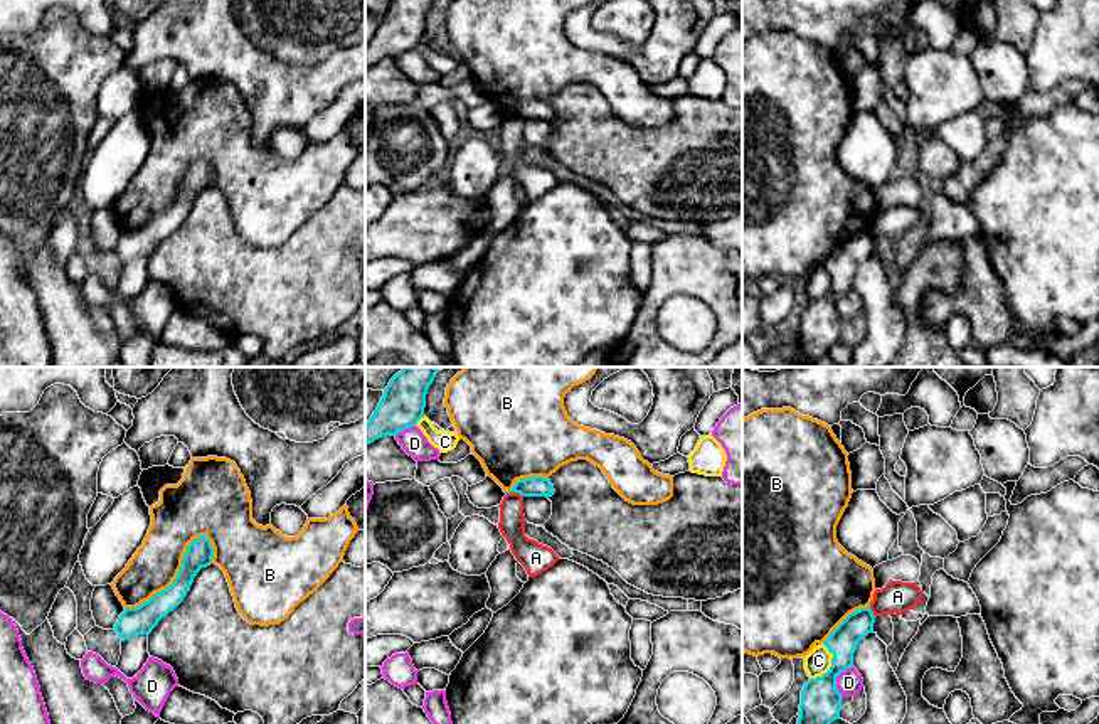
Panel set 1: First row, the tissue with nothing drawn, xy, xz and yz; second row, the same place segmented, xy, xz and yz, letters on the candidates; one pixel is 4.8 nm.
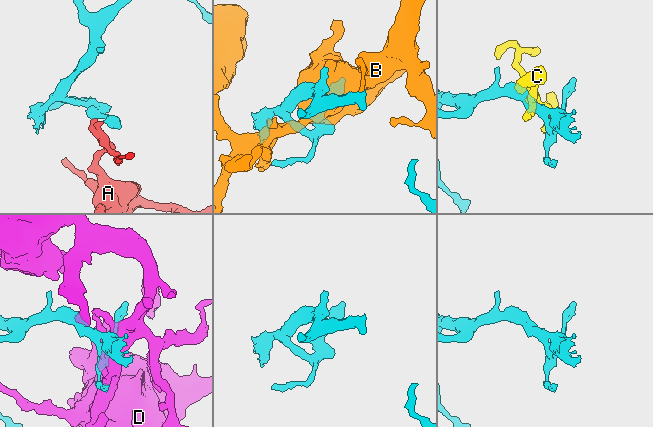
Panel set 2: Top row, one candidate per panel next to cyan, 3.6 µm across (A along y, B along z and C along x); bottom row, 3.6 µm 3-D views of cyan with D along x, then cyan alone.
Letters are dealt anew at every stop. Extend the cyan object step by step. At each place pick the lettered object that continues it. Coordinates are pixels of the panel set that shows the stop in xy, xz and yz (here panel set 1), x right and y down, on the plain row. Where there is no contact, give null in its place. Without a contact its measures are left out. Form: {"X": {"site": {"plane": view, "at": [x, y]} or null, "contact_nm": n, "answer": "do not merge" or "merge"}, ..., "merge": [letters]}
{"A": {"site": {"plane": "xz", "at": [515, 115]}, "contact_nm": 80, "answer": "do not merge"}, "B": {"site": {"plane": "xy", "at": [177, 199]}, "contact_nm": 550, "answer": "do not merge"}, "C": {"site": {"plane": "yz", "at": [832, 288]}, "contact_nm": 190, "answer": "do not merge"}, "D": {"site": {"plane": "yz", "at": [835, 303]}, "contact_nm": 170, "answer": "do not merge"}, "merge": []}

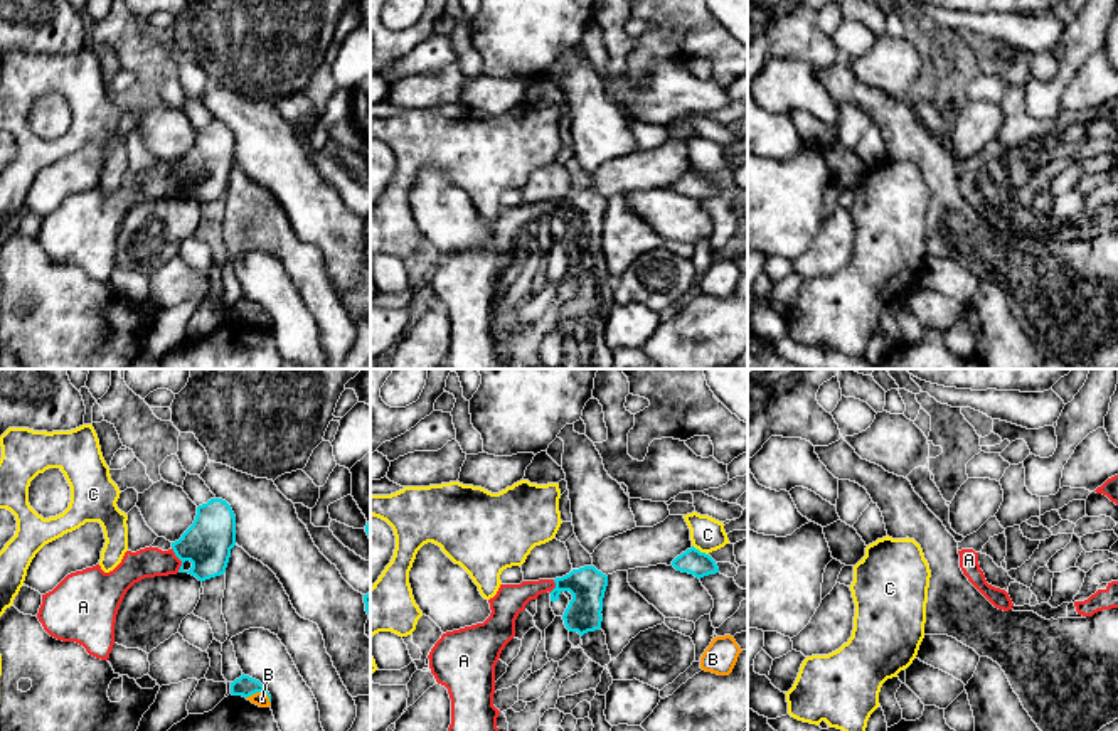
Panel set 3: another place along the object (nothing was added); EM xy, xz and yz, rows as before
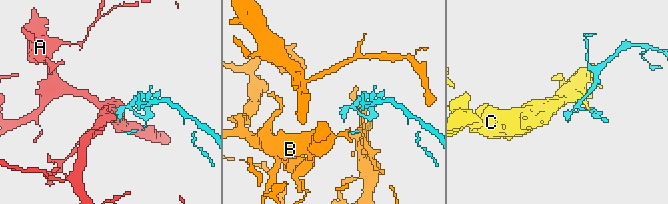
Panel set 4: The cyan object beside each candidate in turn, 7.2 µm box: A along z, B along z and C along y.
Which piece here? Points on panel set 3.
{"A": {"site": {"plane": "xy", "at": [179, 181]}, "contact_nm": 120, "answer": "merge"}, "B": {"site": {"plane": "xy", "at": [260, 314]}, "contact_nm": 120, "answer": "do not merge"}, "C": {"site": {"plane": "xz", "at": [699, 174]}, "contact_nm": 90, "answer": "do not merge"}, "merge": ["A"]}

